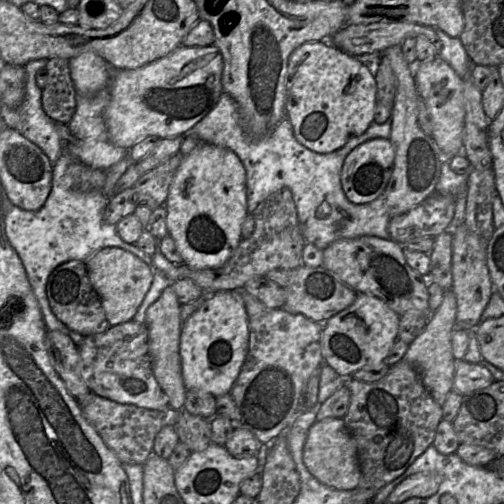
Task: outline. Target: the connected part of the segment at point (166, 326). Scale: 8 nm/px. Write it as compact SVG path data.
M168 286L164 289L161 296L148 307L145 317L154 377L168 397L169 407L178 411L183 410L186 393L179 354L179 342L182 327L180 307L181 305L178 302L172 286Z

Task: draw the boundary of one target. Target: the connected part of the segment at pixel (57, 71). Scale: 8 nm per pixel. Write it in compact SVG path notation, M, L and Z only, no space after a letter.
M48 59L45 70L48 82L42 89L42 107L54 122L68 125L75 113L77 100L77 92L70 76L69 60Z

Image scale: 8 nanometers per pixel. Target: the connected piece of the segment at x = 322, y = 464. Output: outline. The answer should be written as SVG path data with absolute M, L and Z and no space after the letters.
M328 417L314 422L305 440L303 462L317 480L338 490L352 491L363 476L355 440L343 418Z

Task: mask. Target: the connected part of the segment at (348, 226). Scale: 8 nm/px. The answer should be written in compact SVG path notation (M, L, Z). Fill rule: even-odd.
M223 91L215 106L185 135L191 135L201 142L230 149L239 157L246 172L248 214L253 213L258 204L271 193L283 187L289 188L293 195L301 232L305 241L323 250L332 242L339 239L354 239L361 236L390 239L388 225L391 215L386 203L385 194L382 194L369 203L354 204L346 197L341 184L341 171L347 155L360 144L370 139L389 139L390 133L390 121L383 124L373 123L362 135L352 138L340 149L327 154L317 153L298 142L294 135L293 127L287 117L265 135L254 136L250 134L243 123L238 104L229 94Z

